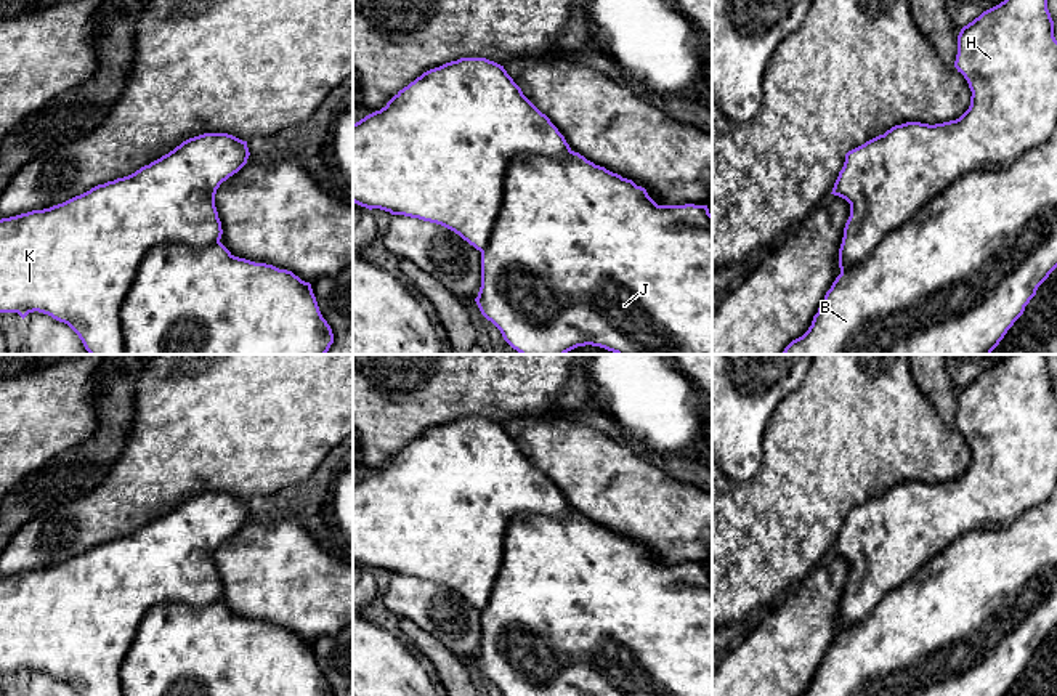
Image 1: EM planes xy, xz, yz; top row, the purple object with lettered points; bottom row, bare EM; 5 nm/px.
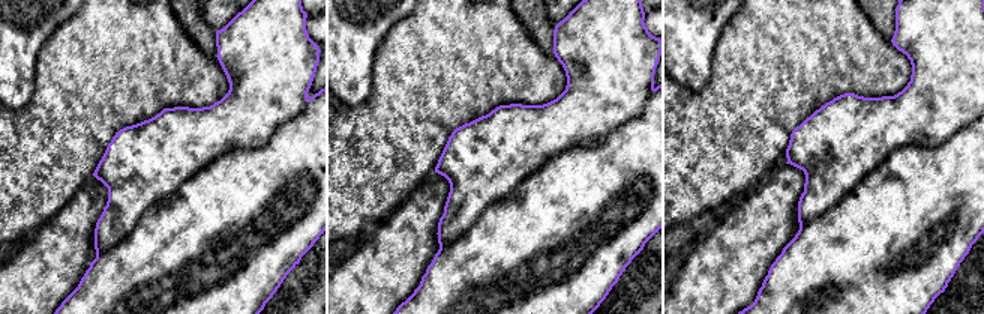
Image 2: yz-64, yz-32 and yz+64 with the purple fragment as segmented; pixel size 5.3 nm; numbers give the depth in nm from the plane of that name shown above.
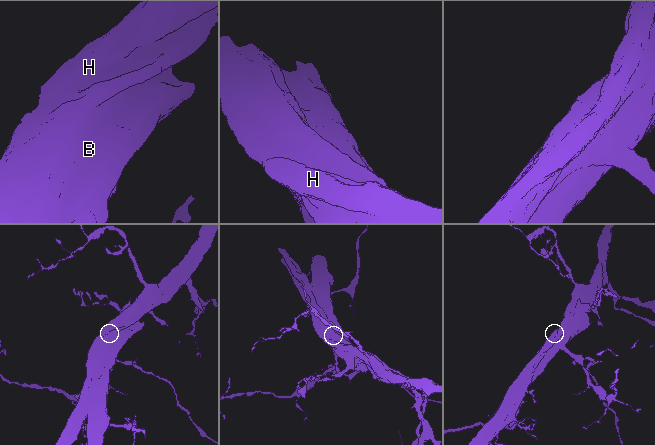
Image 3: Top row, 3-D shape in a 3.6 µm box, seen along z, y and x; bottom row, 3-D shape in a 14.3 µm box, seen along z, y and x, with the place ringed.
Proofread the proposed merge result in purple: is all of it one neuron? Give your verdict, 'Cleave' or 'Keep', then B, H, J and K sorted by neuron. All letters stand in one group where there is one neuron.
Cleave. Groups: B J / H K

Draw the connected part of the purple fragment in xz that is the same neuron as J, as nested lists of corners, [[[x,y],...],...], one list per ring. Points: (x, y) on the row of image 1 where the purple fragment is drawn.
[[[574,151],[563,159],[516,156],[505,175],[504,200],[489,242],[481,250],[481,287],[475,301],[481,314],[520,354],[566,354],[585,345],[616,354],[712,354],[712,215],[707,205],[658,205],[645,188],[595,165]]]

